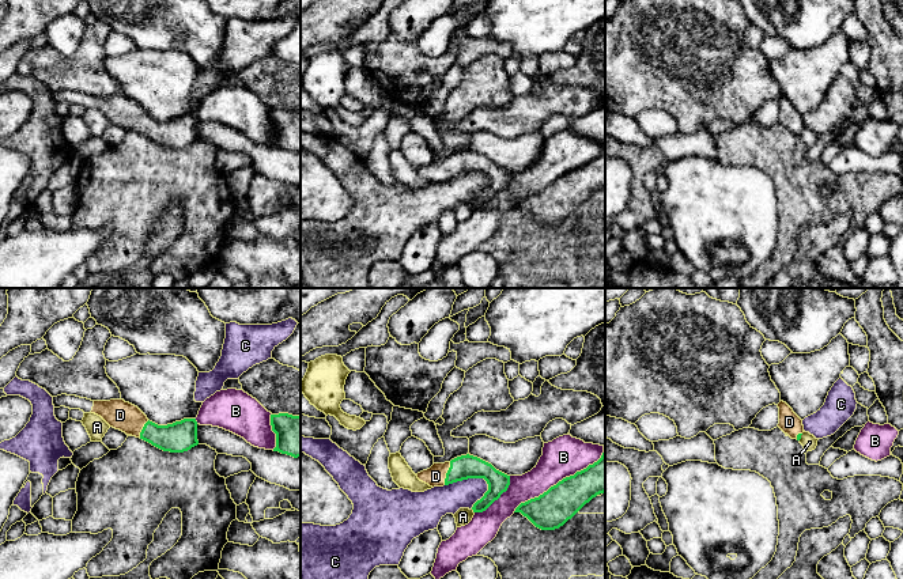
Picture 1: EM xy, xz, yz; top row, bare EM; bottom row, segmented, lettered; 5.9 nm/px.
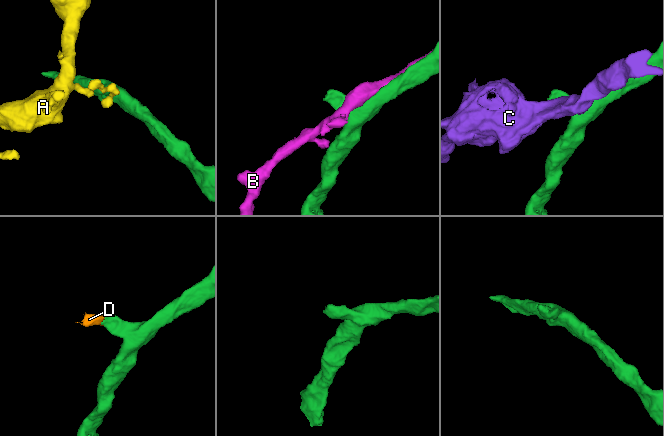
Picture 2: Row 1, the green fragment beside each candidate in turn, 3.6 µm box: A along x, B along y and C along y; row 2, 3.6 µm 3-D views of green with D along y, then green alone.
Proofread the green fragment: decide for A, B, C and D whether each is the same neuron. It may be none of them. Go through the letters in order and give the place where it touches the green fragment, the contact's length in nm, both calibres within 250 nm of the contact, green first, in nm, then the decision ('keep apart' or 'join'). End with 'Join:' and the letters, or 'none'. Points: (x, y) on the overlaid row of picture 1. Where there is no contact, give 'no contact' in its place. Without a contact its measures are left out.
A: xz (473, 511) | 30 nm | 130/100 nm | keep apart
B: xz (562, 480) | 650 nm | 220/240 nm | keep apart
C: xz (469, 477) | 260 nm | 140/180 nm | keep apart
D: xz (446, 473) | 140 nm | 140/120 nm | join
Join: D

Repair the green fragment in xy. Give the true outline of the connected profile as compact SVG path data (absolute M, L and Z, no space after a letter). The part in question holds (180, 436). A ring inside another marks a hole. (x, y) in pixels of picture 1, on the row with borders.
M76 396L53 397L54 408L80 409L101 416L110 427L140 438L170 453L184 453L199 444L196 419L184 419L167 425L158 425L135 405L124 400L91 401Z

